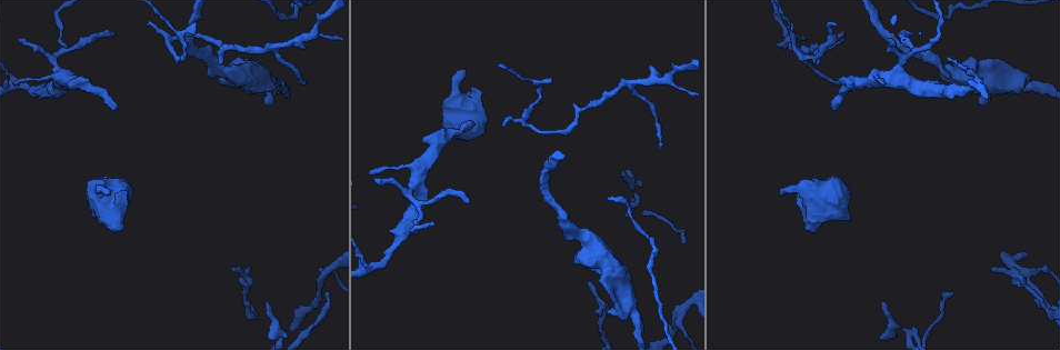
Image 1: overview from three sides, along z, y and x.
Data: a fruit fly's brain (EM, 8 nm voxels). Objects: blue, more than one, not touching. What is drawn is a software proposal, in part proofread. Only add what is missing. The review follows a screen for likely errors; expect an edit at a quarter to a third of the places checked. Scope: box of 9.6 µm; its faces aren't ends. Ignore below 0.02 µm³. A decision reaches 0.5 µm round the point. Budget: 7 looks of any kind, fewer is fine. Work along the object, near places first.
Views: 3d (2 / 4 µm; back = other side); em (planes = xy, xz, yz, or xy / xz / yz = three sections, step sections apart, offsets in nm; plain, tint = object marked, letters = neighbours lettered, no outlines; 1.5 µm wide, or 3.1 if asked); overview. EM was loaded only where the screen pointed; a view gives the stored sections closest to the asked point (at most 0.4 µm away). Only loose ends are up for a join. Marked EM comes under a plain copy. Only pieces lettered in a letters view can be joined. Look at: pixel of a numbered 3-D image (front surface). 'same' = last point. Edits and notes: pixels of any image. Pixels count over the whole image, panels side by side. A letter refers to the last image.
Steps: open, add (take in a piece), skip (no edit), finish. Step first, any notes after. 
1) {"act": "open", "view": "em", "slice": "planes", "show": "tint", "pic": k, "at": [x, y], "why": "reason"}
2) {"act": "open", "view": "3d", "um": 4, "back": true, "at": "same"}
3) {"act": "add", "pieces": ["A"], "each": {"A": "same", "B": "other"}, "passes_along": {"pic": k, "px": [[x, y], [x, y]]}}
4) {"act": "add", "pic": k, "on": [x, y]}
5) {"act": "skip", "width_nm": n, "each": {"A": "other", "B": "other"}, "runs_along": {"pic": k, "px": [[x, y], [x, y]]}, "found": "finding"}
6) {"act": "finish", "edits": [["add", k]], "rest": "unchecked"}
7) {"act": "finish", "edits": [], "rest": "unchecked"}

{"act": "open", "view": "em", "slice": "xz", "step": 4, "show": "letters", "pic": 1, "at": [109, 193], "why": "stops while still wide"}

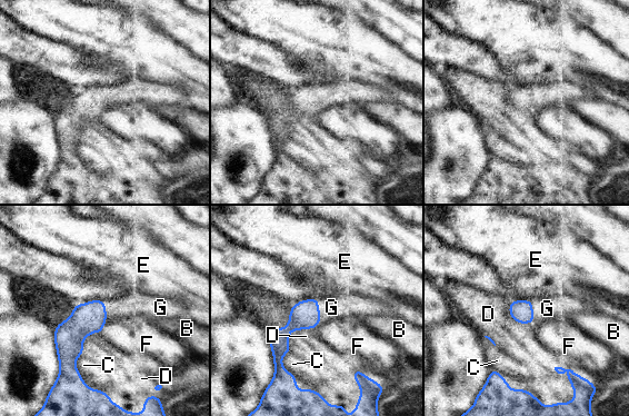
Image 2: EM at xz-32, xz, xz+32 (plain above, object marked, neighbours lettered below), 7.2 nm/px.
{"act": "open", "view": "em", "slice": "planes", "show": "letters", "at": "same", "why": "another direction"}

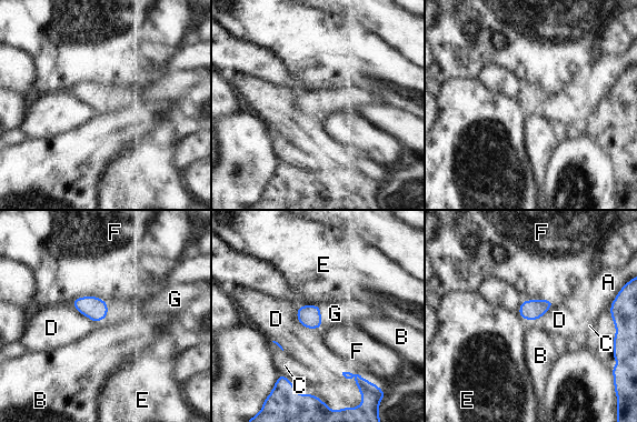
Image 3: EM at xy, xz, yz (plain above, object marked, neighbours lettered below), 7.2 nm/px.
{"act": "add", "pic": 3, "on": [118, 310], "each": {"A": "other", "B": "other", "C": "other", "D": "other", "E": "other", "F": "other", "G": "same"}, "found": "it goes on there"}

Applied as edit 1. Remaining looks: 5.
{"act": "open", "view": "overview"}

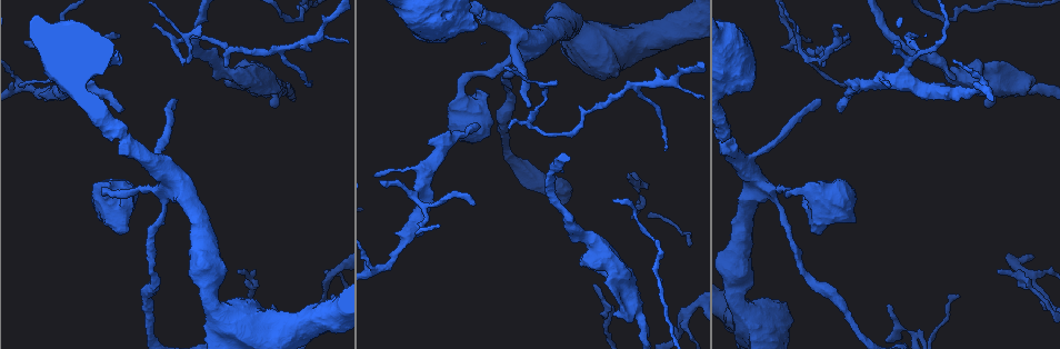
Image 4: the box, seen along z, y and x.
{"act": "open", "view": "3d", "um": 4, "pic": 4, "at": [121, 108], "why": "branch stops here"}

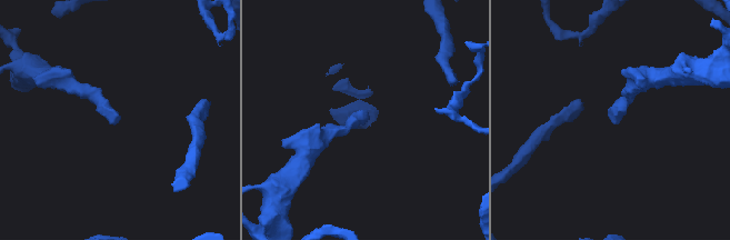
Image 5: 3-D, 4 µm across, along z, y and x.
{"act": "open", "view": "em", "slice": "xz", "step": 8, "show": "letters", "pic": 5, "at": [364, 114]}

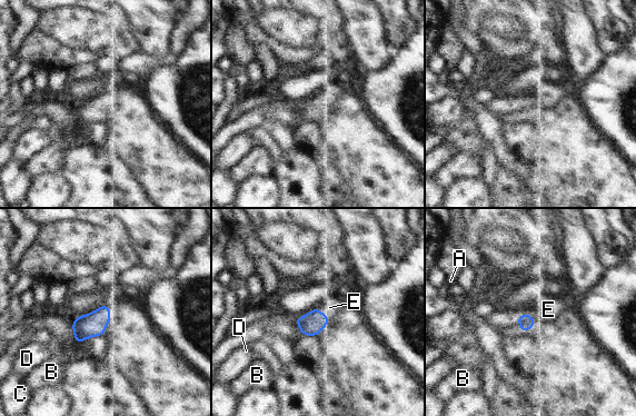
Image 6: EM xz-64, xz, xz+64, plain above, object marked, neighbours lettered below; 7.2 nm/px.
{"act": "open", "view": "em", "slice": "planes", "show": "letters", "at": "same", "why": "another direction"}

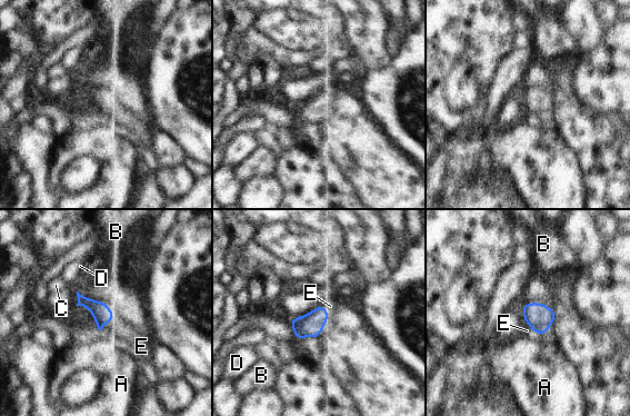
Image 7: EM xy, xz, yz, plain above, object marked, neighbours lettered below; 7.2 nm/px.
{"act": "add", "pic": 7, "on": [117, 328], "each": {"A": "other", "B": "other", "C": "other", "D": "other", "E": "same"}, "found": "the neuron continues"}

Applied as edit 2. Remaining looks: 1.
{"act": "open", "view": "em", "slice": "yz", "step": 4, "show": "letters", "pic": 4, "at": [667, 148], "why": "an open end"}

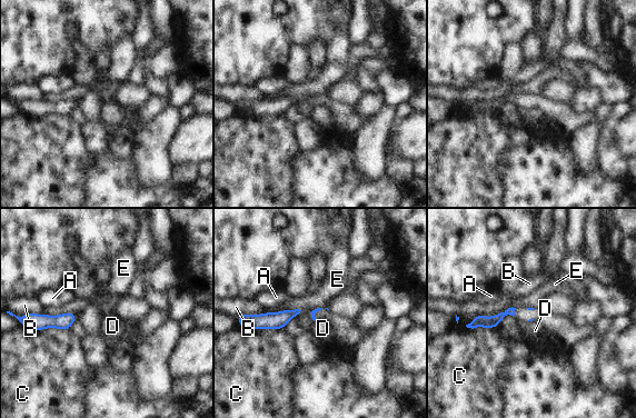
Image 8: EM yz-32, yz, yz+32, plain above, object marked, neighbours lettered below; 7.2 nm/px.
{"act": "skip", "each": {"A": "other", "B": "other", "C": "other", "D": "other", "E": "other"}, "border": {"pic": 8, "px": [[75, 311], [57, 315], [45, 314]]}, "found": "none of them fits"}

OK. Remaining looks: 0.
{"act": "finish", "edits": [["add", 3], ["add", 7]], "rest": "unchecked"}

